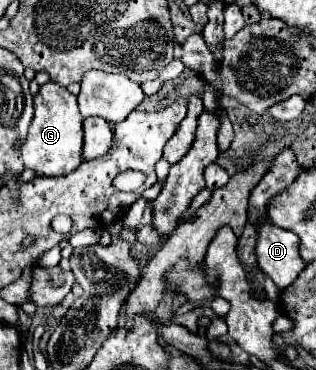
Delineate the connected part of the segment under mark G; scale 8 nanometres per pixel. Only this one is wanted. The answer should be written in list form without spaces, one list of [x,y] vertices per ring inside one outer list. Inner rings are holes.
[[[46,82],[34,96],[34,118],[26,142],[20,146],[24,166],[38,176],[66,176],[82,162],[82,118],[76,96],[56,82]]]

